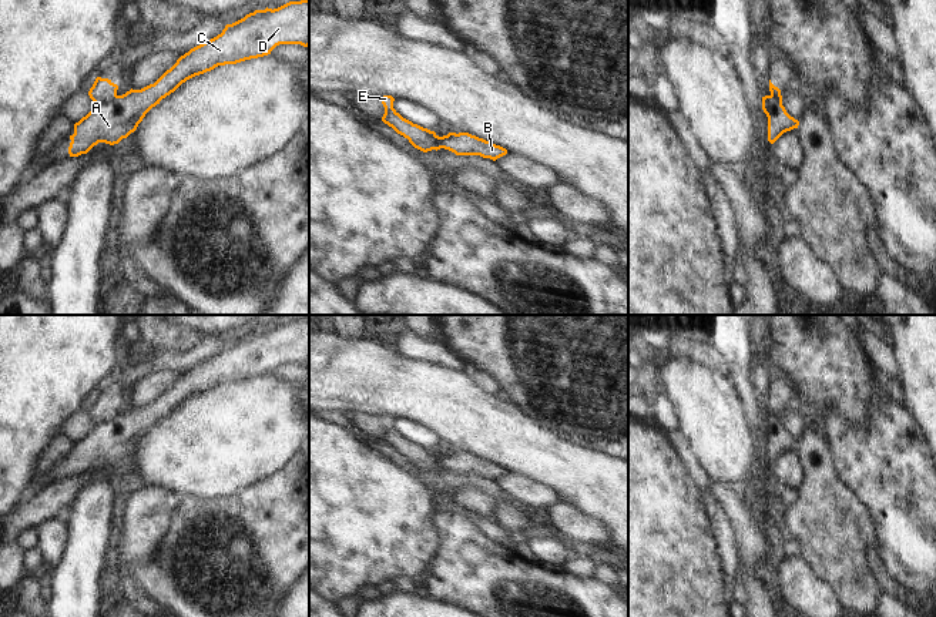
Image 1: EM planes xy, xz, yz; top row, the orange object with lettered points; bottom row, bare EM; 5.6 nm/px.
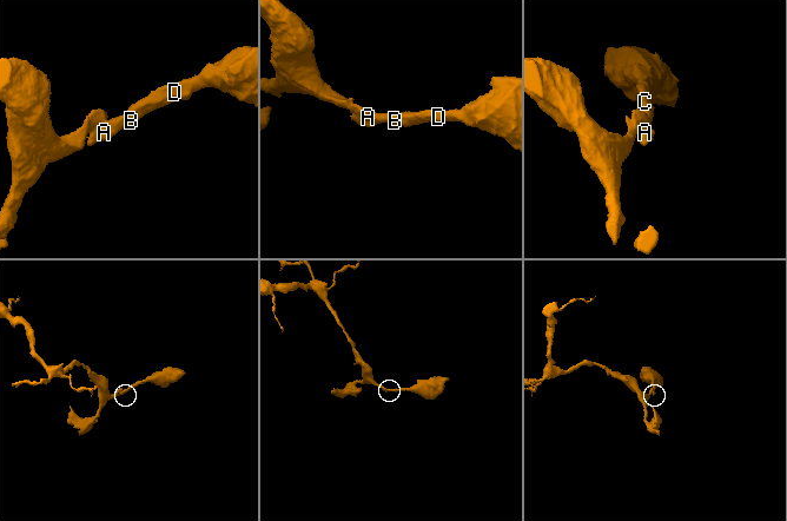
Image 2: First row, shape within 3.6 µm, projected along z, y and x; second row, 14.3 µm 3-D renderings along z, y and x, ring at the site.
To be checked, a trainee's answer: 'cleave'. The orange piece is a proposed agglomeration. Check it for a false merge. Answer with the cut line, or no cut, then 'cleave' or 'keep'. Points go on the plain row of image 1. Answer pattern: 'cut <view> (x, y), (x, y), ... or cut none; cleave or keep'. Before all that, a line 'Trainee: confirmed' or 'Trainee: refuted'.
Trainee: confirmed
cut xy (116, 413), (96, 426); cleave

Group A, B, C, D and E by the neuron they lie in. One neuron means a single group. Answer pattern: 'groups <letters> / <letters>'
groups A B C D / E

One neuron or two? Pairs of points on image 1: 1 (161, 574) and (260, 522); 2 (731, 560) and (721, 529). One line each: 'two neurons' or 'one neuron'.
1: one neuron
2: one neuron

